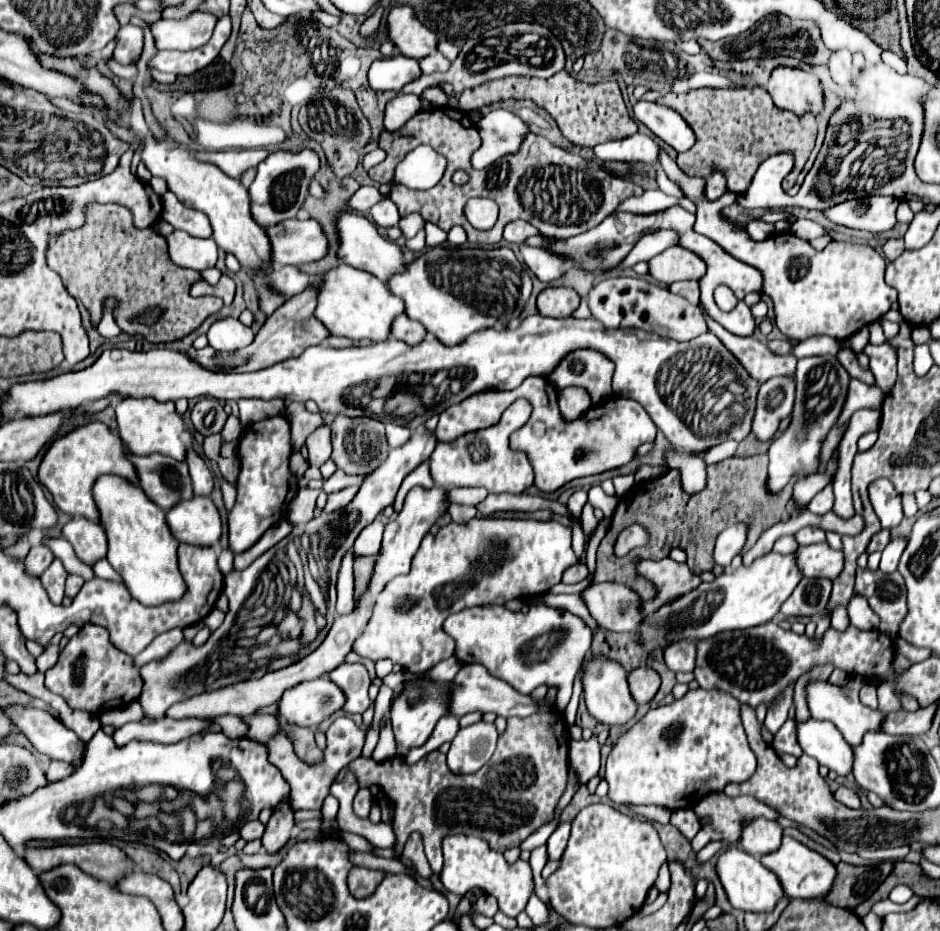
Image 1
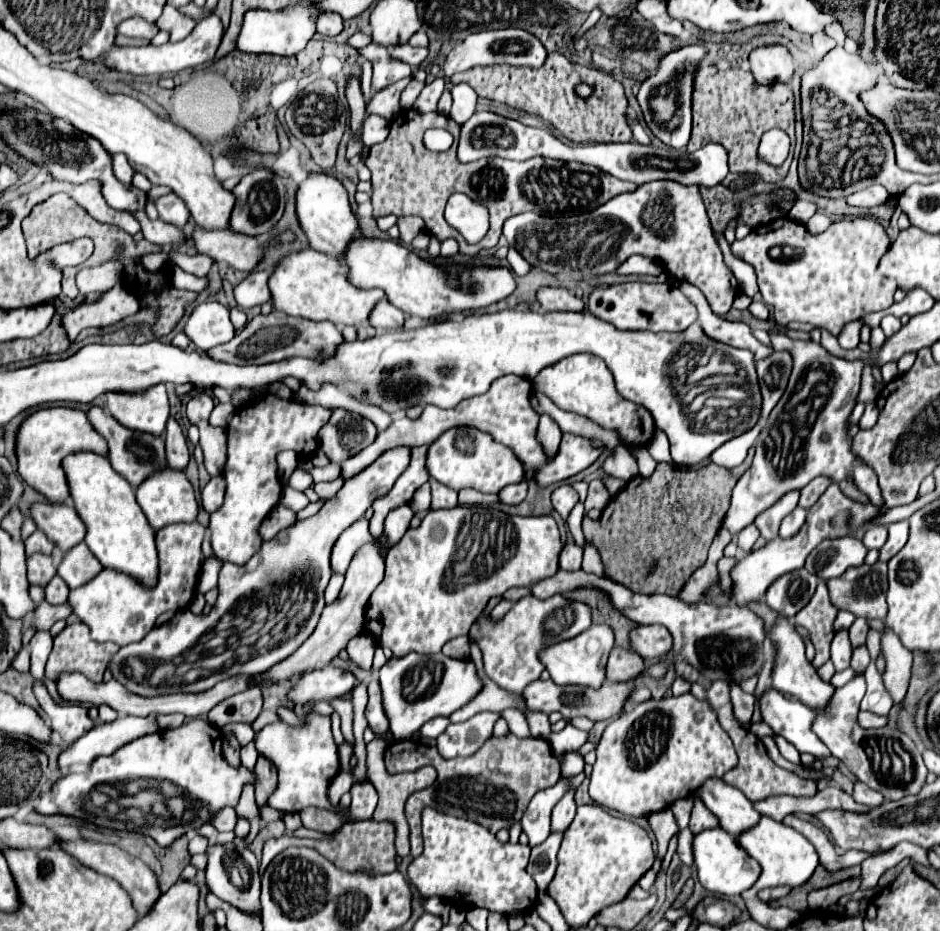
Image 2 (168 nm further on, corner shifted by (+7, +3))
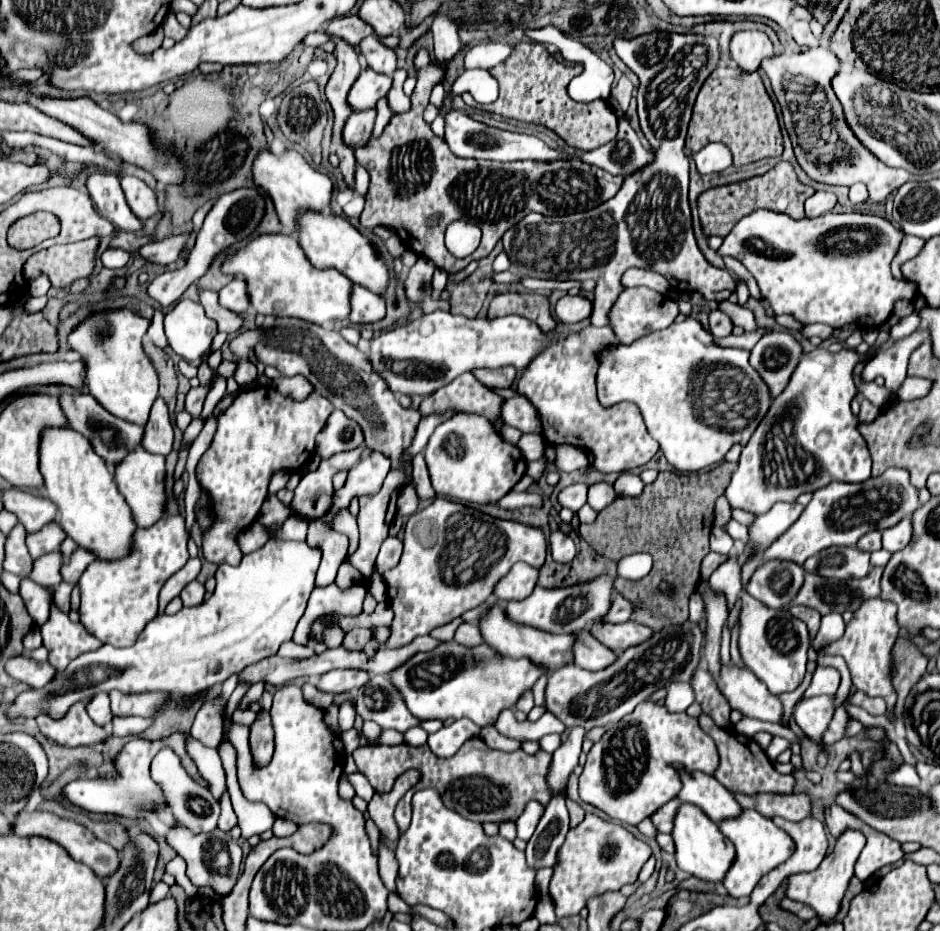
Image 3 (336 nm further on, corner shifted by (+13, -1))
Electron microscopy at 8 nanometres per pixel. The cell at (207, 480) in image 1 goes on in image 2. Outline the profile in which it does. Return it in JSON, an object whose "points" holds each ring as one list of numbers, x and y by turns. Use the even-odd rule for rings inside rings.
{"points":[[174,417,168,419,166,423,166,431,164,431,164,445,166,445,166,459,170,467,180,467,184,469,190,461,190,451,186,445,186,439,182,435,180,425,176,423]]}

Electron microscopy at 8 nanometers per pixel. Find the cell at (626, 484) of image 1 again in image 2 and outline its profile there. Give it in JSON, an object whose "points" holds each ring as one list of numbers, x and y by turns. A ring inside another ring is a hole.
{"points":[[590,353,570,355,558,363,554,363,552,367,544,367,532,381,532,387,546,393,560,409,584,415,590,421,598,423,600,427,604,427,608,431,616,431,620,435,622,443,604,461,604,471,622,481,630,481,632,477,638,475,638,465,636,465,636,457,632,455,632,451,636,447,648,445,648,441,654,437,654,419,642,405,636,405,636,403,624,399,616,391,610,369,606,367,606,363,602,359,598,359,596,355,590,355]]}

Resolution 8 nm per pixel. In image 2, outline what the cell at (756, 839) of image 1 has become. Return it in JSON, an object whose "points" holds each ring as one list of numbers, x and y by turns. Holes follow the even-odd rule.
{"points":[[706,779,694,791,694,797,702,799,702,803,718,817,720,827,734,837,746,831,746,827,754,827,754,823,760,819,760,813,746,799,746,795,728,785,724,779]]}

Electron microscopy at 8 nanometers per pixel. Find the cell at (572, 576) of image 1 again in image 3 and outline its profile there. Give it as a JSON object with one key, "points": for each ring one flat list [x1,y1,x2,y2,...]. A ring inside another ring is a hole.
{"points":[[554,531,550,537,548,537,548,549,552,553,552,557,556,559,556,563,568,563,574,559,576,555,576,545,574,541,564,535,562,531]]}

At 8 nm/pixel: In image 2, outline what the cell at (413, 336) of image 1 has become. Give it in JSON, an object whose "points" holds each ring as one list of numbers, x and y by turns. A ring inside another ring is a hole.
{"points":[[382,299,370,311,368,323,380,329,400,329,404,325,404,313,398,311,398,307,394,307,390,301]]}

